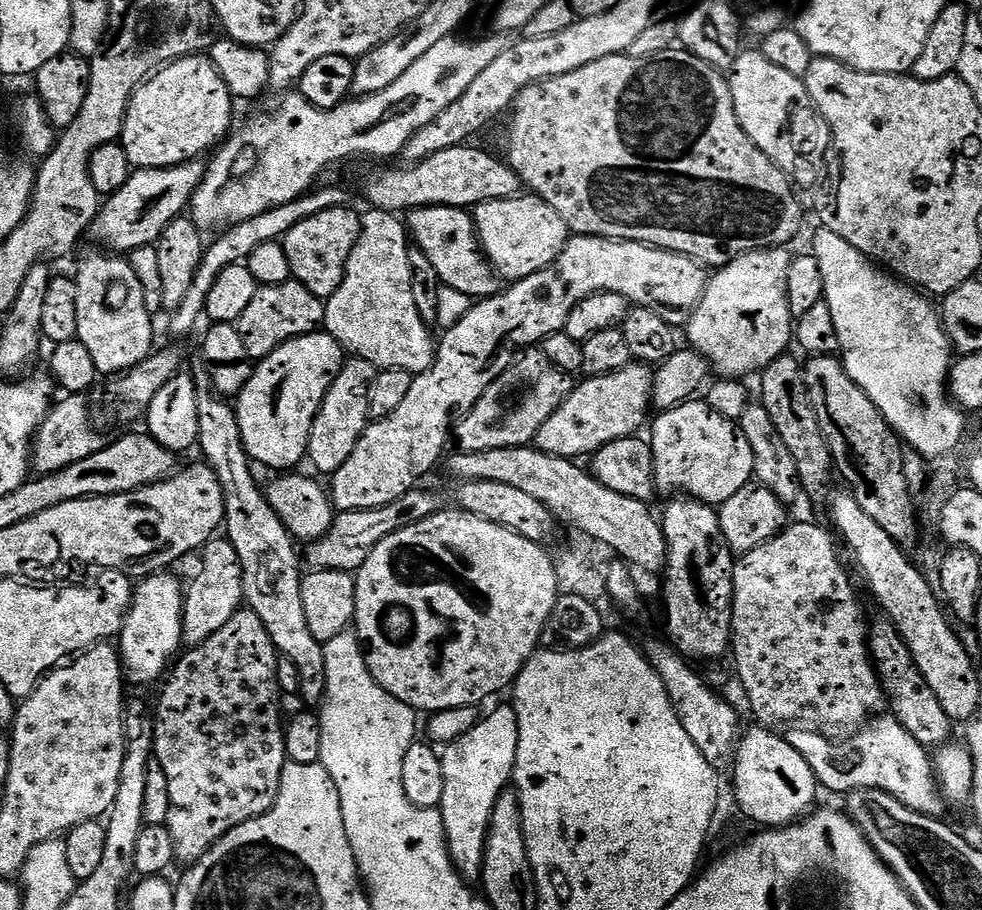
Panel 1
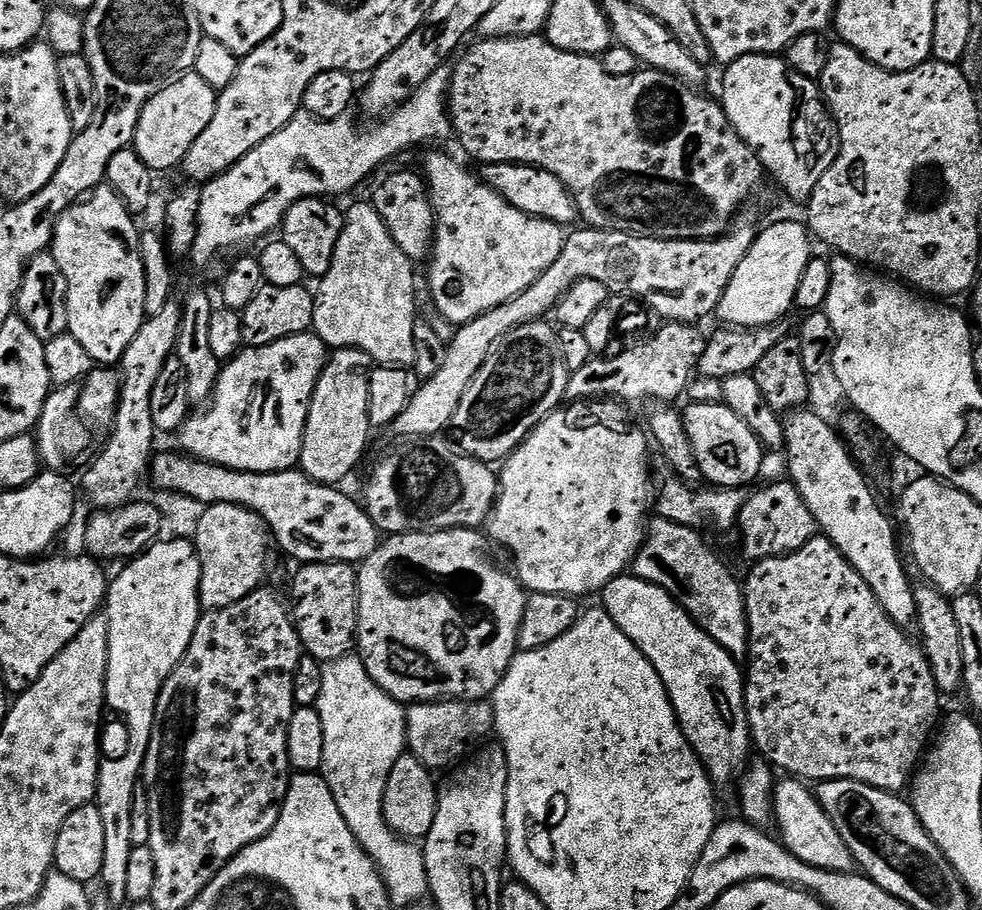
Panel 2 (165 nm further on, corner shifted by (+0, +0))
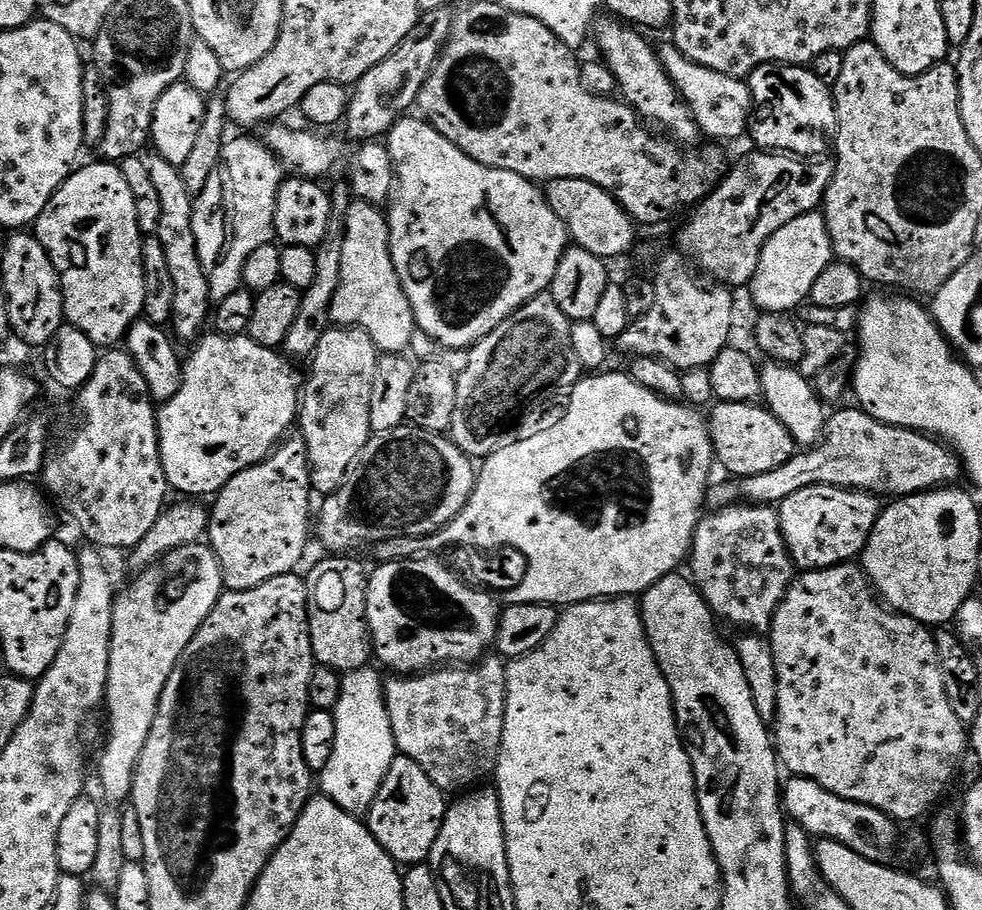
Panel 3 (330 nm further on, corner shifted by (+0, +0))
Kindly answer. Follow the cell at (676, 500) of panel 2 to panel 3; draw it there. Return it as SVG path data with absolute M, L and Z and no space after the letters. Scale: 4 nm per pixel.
M859 406L840 408L829 415L824 422L824 430L815 444L797 451L782 466L774 466L774 470L766 470L766 474L724 478L709 483L706 491L706 504L709 509L729 508L732 504L759 504L761 506L778 506L790 494L798 490L806 490L806 486L838 486L852 488L855 492L870 492L881 498L903 498L917 496L920 492L930 492L937 488L952 486L961 479L962 465L960 457L949 450L941 441L926 432L916 432L913 428L899 428L893 424L882 422Z

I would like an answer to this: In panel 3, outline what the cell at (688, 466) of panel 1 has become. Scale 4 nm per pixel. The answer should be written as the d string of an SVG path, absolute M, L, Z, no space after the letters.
M720 402L712 410L712 417L709 415L706 420L708 437L712 440L715 463L728 471L725 473L733 477L766 474L766 470L774 470L774 466L782 466L782 462L796 455L796 441L767 407Z

